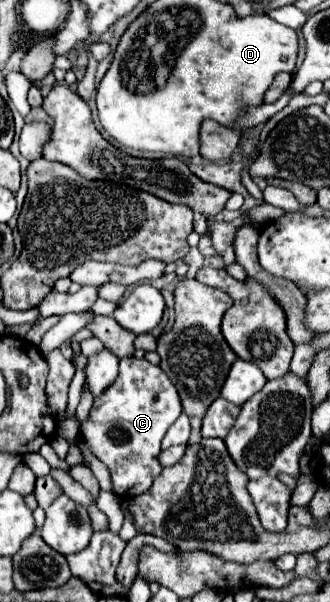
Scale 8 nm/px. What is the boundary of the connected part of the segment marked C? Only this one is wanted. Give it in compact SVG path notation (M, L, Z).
M134 356L120 360L116 382L104 392L104 396L100 396L100 400L94 400L90 416L82 424L82 436L96 458L110 468L118 496L134 498L152 486L154 478L162 472L158 462L160 442L180 412L178 392L172 388L172 382L160 366Z

